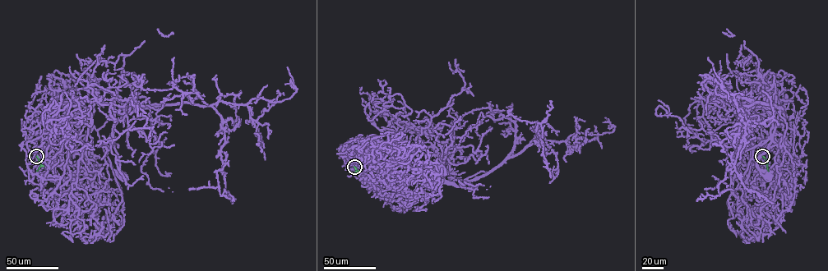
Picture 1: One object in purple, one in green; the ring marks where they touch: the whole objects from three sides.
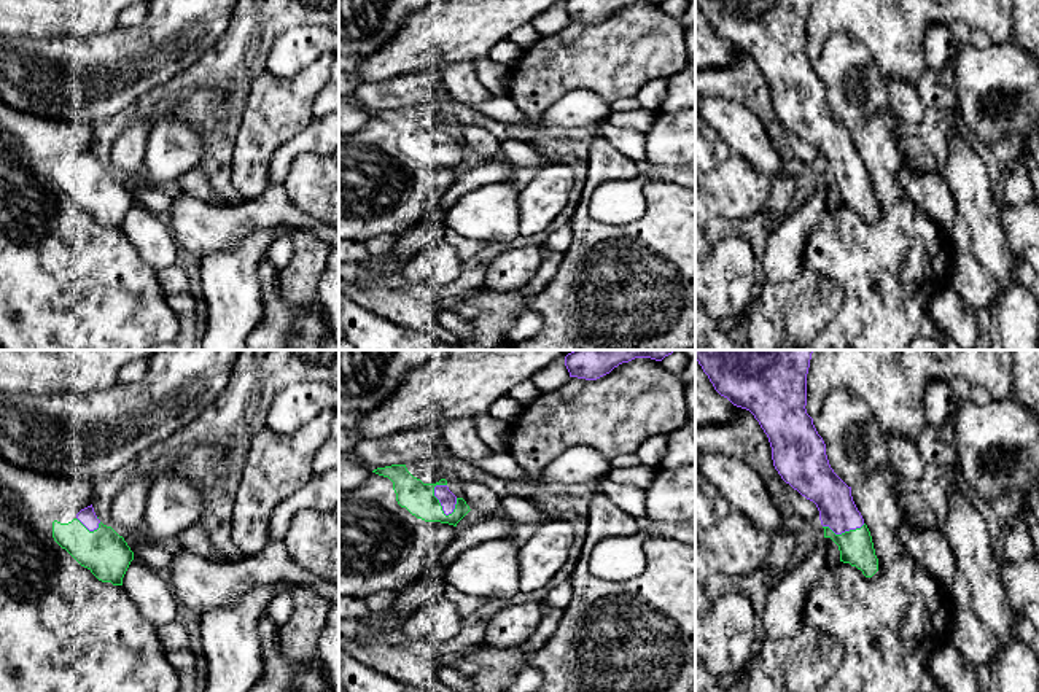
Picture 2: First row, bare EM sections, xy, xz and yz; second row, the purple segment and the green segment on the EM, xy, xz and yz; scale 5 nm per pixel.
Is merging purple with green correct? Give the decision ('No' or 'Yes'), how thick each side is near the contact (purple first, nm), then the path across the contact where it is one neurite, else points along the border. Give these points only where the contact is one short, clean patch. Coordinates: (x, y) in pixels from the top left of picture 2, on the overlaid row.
Yes. Thickness 90 nm (purple) against 160 nm

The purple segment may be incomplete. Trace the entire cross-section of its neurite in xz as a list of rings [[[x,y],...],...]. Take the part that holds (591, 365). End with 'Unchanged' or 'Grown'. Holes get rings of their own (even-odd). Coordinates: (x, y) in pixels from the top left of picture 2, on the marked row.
[[[573,350],[565,356],[570,377],[597,380],[635,358],[662,361],[676,350]]]. Unchanged

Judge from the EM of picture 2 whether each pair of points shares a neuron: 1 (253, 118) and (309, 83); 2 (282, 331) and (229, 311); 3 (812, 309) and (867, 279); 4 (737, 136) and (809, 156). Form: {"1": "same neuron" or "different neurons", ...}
{"1": "same neuron", "2": "different neurons", "3": "different neurons", "4": "different neurons"}

